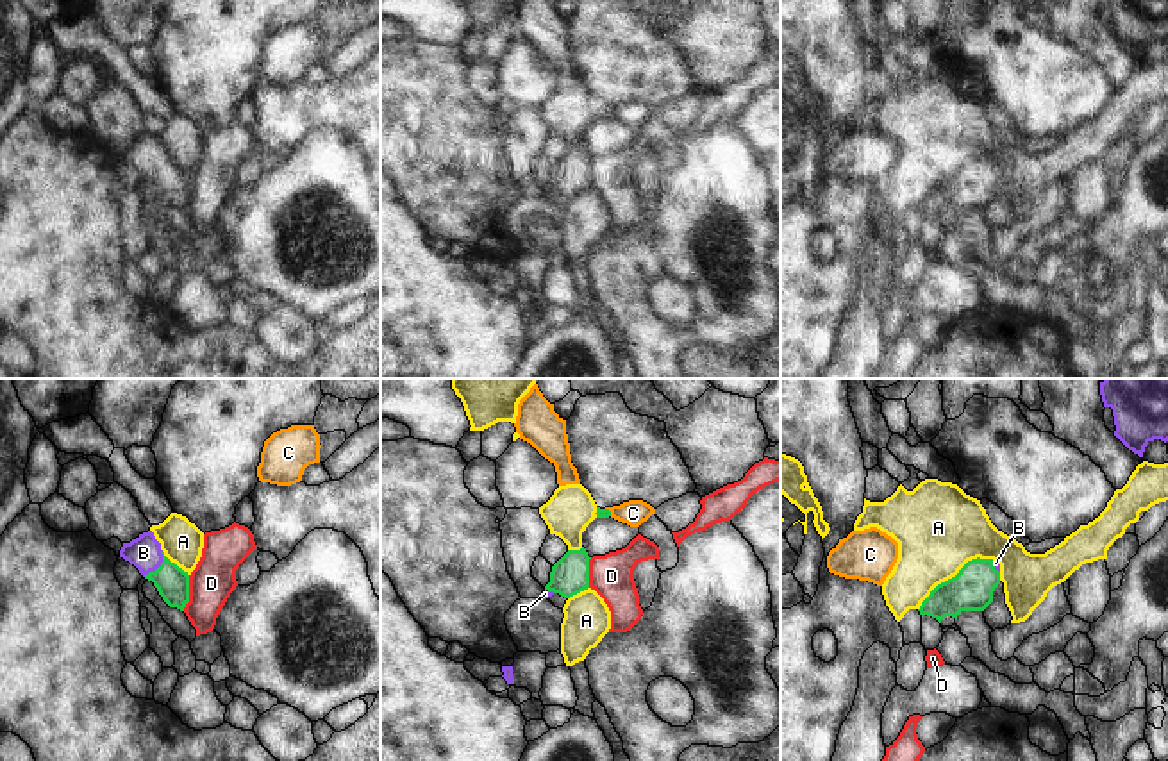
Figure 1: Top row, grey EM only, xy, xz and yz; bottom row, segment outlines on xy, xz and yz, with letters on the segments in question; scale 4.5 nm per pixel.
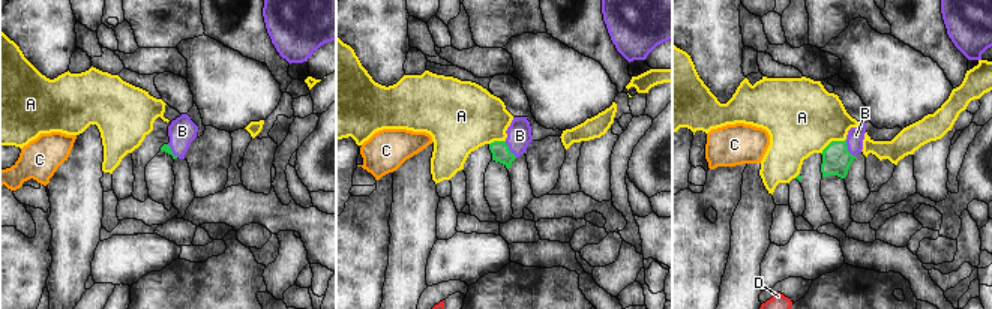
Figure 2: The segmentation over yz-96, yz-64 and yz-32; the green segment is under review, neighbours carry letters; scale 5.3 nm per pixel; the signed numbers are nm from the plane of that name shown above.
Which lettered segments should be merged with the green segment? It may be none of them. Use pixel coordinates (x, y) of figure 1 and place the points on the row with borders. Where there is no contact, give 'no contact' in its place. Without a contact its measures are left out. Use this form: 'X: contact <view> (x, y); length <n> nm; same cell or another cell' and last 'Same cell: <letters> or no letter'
A: contact yz (952, 577); length 420 nm; another cell
B: contact xy (159, 567); length 150 nm; same cell
C: contact xz (609, 511); length 50 nm; another cell
D: contact xy (188, 593); length 160 nm; another cell
Same cell: B

